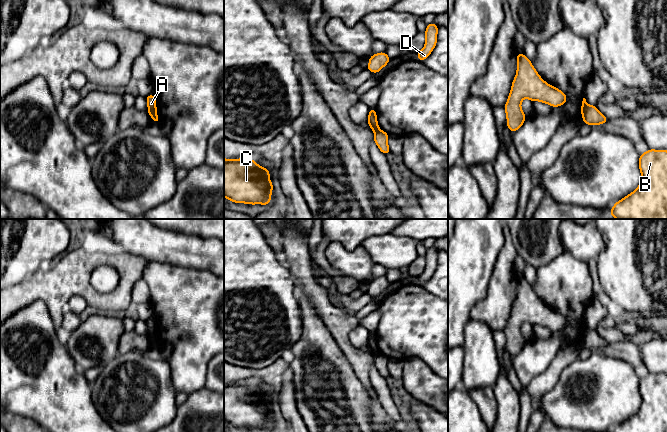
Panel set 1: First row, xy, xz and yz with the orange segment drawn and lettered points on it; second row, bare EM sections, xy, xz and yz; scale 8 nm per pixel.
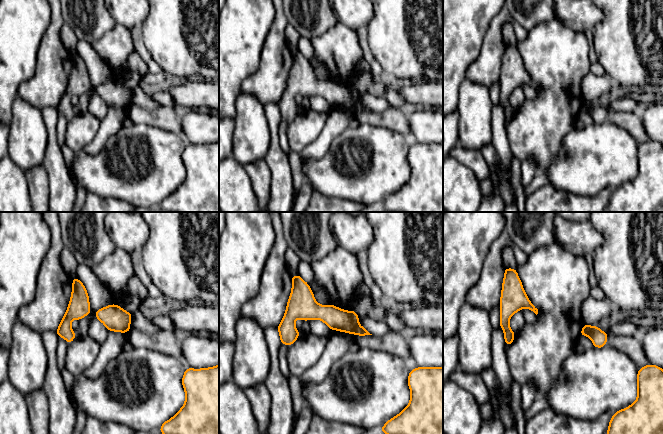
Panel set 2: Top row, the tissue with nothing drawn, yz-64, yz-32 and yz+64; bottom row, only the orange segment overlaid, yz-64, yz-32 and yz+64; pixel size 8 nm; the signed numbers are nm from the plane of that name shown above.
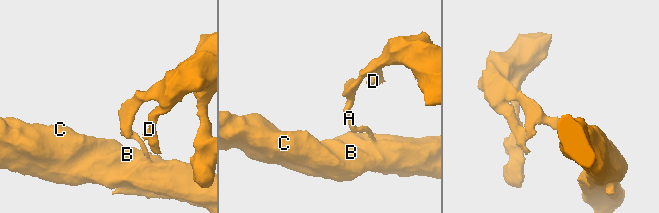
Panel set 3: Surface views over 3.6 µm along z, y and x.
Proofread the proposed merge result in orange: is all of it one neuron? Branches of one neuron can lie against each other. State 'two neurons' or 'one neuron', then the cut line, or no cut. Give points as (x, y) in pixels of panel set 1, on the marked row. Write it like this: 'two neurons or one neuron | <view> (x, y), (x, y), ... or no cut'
two neurons | yz (588, 105), (582, 115)

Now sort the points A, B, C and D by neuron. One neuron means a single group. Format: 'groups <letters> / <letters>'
groups A D / B C

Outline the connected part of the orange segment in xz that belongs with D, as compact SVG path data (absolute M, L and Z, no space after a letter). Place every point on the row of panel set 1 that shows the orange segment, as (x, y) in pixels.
M434 22L427 25L425 31L426 42L424 48L420 52L416 53L419 61L422 62L433 51L434 47L437 44L437 33L438 33L438 26Z

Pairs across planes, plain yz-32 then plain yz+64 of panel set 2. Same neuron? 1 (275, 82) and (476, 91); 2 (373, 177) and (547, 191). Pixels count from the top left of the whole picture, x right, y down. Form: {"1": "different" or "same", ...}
{"1": "different", "2": "different"}

